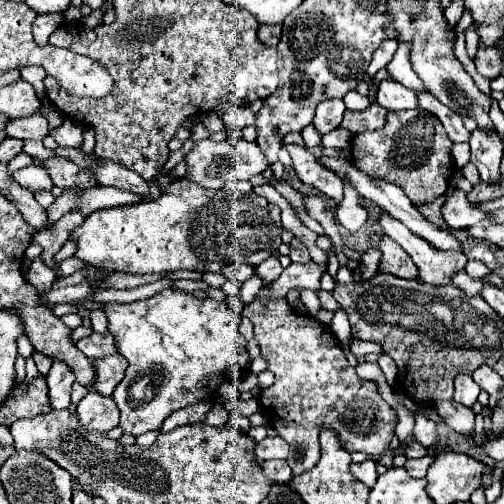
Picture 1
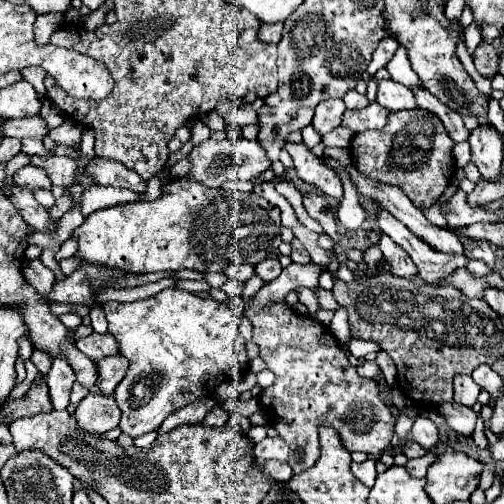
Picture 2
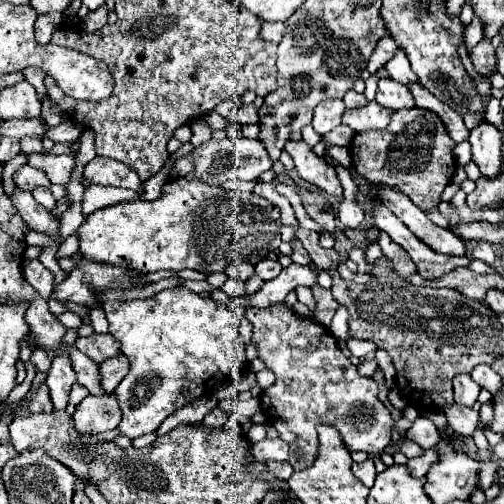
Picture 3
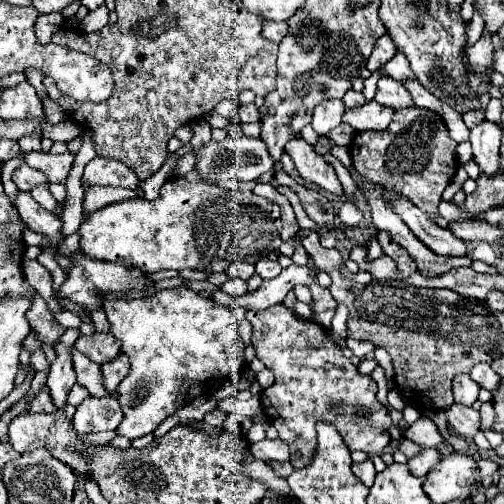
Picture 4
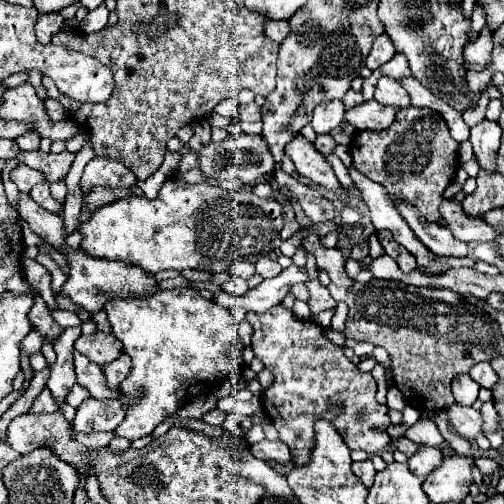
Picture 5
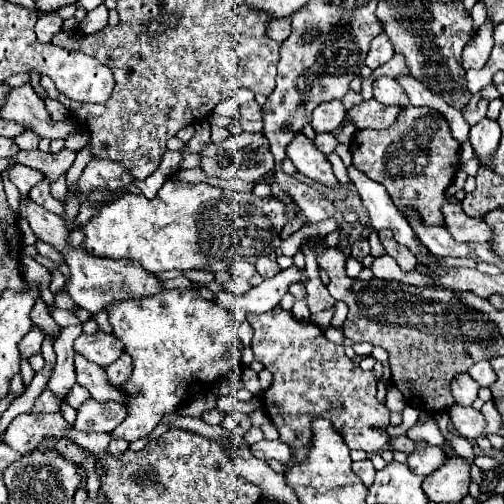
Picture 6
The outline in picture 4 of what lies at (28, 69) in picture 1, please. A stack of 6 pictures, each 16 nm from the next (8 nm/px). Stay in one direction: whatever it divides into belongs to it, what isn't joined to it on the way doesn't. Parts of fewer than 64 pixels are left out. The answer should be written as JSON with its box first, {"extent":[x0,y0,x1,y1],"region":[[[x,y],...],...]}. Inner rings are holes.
{"extent":[26,68,48,100],"region":[[[28,68],[28,72],[26,72],[26,80],[36,88],[36,92],[38,92],[38,96],[40,96],[40,100],[44,100],[48,94],[46,94],[46,88],[44,88],[44,84],[42,84],[42,80],[44,80],[44,74],[40,74],[38,70],[34,70],[34,68]]]}

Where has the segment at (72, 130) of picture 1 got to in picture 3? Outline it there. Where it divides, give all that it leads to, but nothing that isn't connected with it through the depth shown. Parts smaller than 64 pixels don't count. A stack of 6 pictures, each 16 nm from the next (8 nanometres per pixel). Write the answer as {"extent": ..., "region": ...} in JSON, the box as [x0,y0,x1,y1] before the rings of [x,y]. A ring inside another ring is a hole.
{"extent":[46,120,82,146],"region":[[[64,120],[56,128],[50,128],[48,126],[48,132],[46,132],[48,138],[52,138],[54,142],[60,142],[60,144],[66,144],[66,146],[78,142],[80,140],[80,134],[82,134],[82,128],[76,122],[72,122],[72,120]]]}

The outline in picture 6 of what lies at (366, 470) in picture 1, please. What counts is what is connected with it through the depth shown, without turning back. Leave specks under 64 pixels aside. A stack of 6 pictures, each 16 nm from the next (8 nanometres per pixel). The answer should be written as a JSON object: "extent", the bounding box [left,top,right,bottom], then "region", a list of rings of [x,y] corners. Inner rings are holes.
{"extent":[352,460,376,488],"region":[[[370,460],[352,462],[352,470],[354,470],[354,474],[358,474],[358,478],[364,482],[364,486],[366,486],[366,488],[370,488],[370,486],[372,486],[372,480],[374,480],[376,470],[374,470],[374,466],[372,466],[372,462],[370,462]]]}

